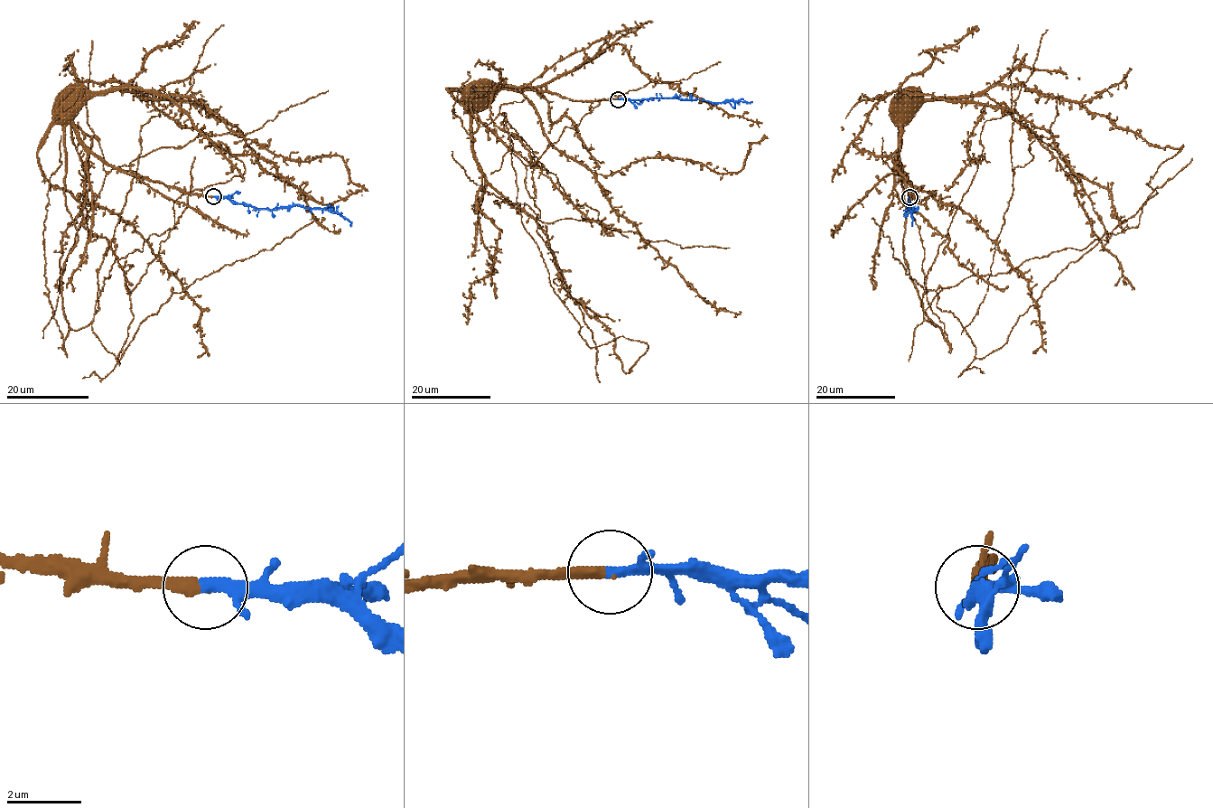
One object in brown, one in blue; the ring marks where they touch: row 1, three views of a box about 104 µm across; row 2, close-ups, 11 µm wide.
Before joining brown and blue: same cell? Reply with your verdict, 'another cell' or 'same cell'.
same cell

